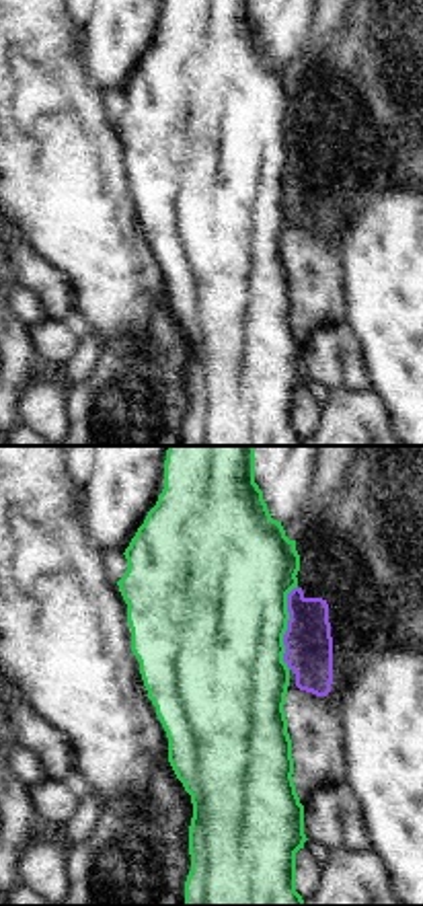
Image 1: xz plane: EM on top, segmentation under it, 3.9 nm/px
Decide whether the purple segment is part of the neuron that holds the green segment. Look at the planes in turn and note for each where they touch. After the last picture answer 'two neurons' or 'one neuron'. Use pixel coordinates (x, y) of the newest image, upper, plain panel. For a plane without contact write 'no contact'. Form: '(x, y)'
(286, 167)

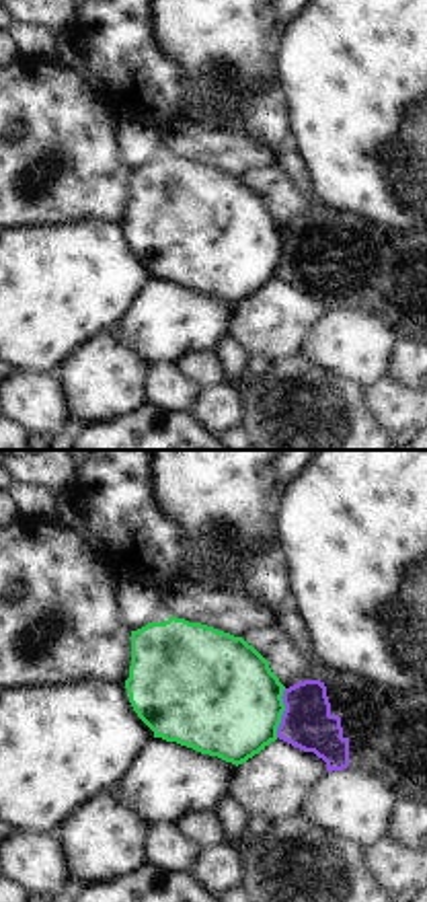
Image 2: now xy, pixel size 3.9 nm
(282, 253)

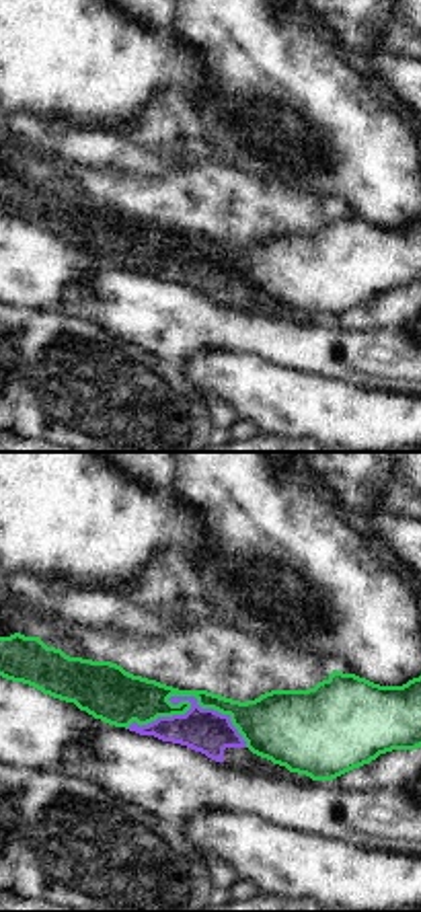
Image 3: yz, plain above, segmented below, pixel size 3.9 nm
(187, 241)

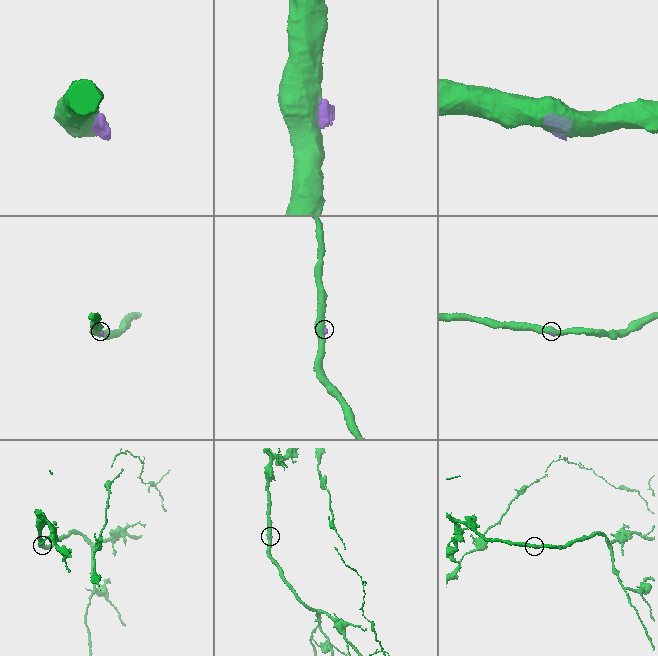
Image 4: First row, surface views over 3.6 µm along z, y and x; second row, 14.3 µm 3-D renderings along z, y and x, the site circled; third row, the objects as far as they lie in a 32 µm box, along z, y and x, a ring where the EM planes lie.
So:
one neuron

